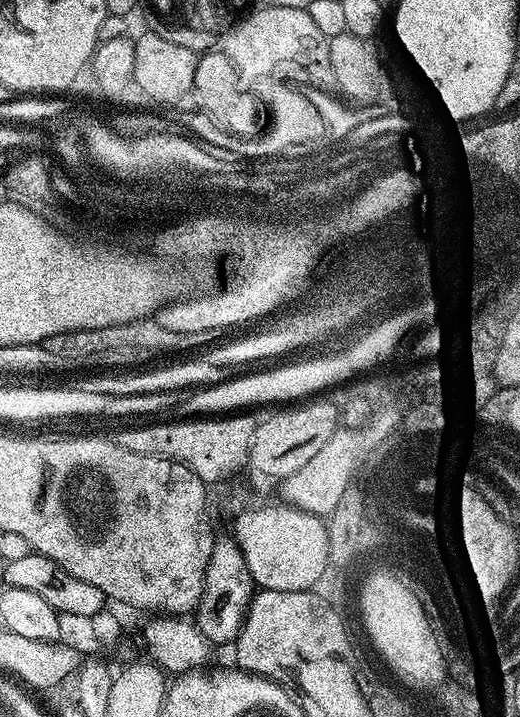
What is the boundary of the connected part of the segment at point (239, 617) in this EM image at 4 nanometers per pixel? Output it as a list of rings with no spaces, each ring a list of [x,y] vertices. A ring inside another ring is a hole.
[[[213,543],[212,557],[206,570],[204,579],[204,593],[194,613],[194,623],[209,645],[231,645],[236,635],[244,624],[244,613],[247,611],[248,602],[254,595],[252,575],[244,562],[244,555],[235,543]]]

